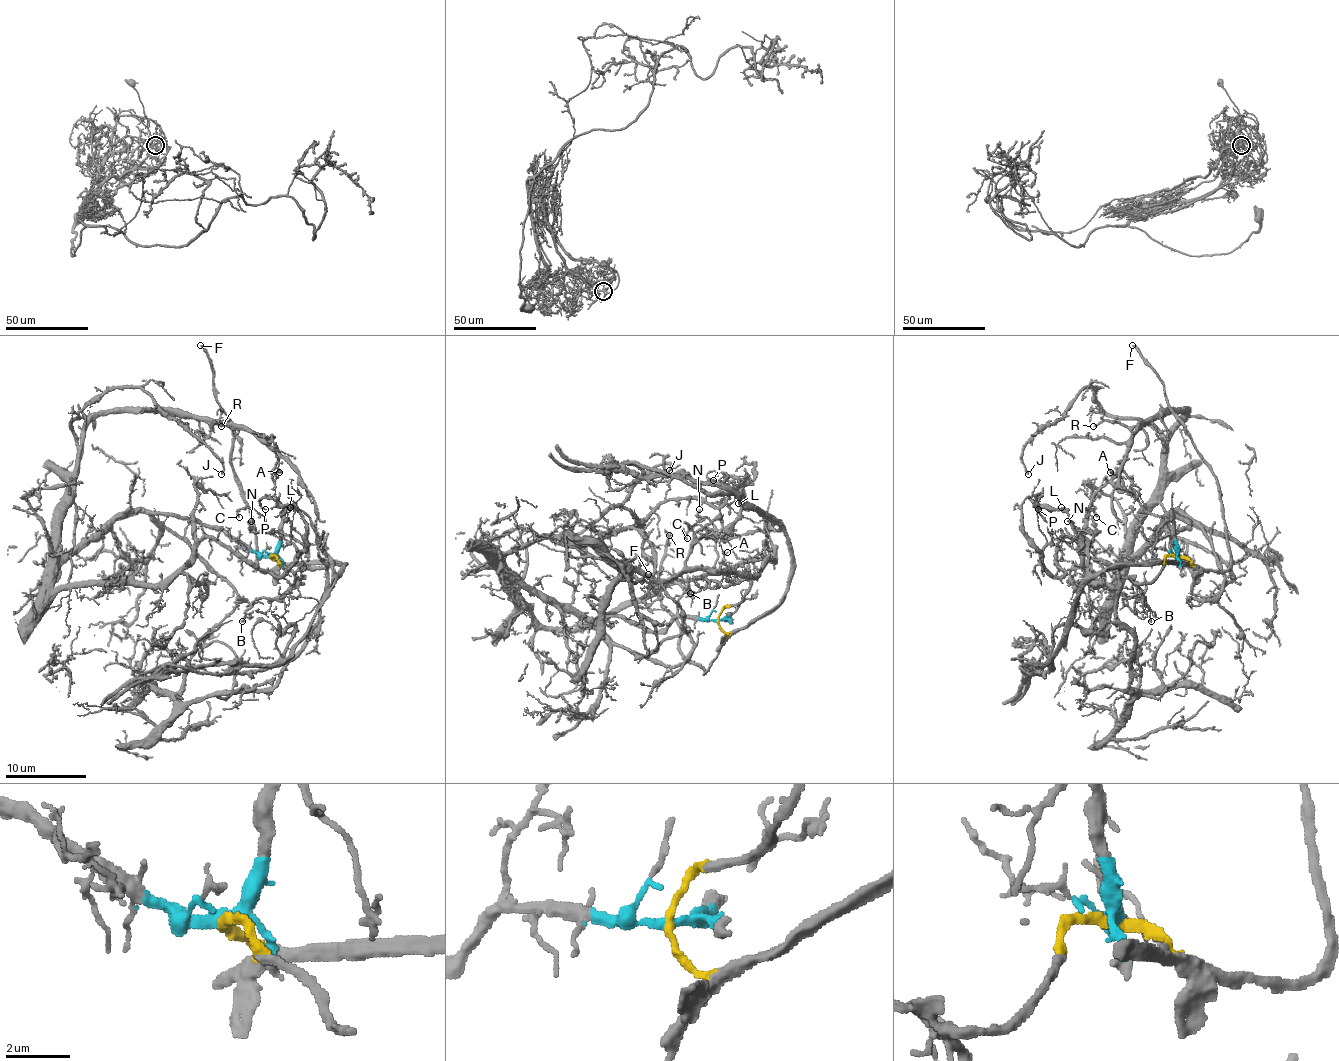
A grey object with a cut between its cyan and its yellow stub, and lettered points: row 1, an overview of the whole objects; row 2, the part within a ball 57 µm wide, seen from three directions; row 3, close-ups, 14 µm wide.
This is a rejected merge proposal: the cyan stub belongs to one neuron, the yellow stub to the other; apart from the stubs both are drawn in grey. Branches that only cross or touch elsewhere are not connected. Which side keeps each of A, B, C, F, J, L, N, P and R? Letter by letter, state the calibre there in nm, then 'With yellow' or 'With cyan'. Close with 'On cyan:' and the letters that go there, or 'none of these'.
A: Thickness 150 nm. With cyan
B: Thickness 180 nm. With yellow
C: Thickness 170 nm. With yellow
F: Thickness 200 nm. With yellow
J: Thickness 180 nm. With cyan
L: Thickness 160 nm. With yellow
N: Thickness 190 nm. With yellow
P: Thickness 190 nm. With yellow
R: Thickness 130 nm. With cyan
On cyan: A, J, R

